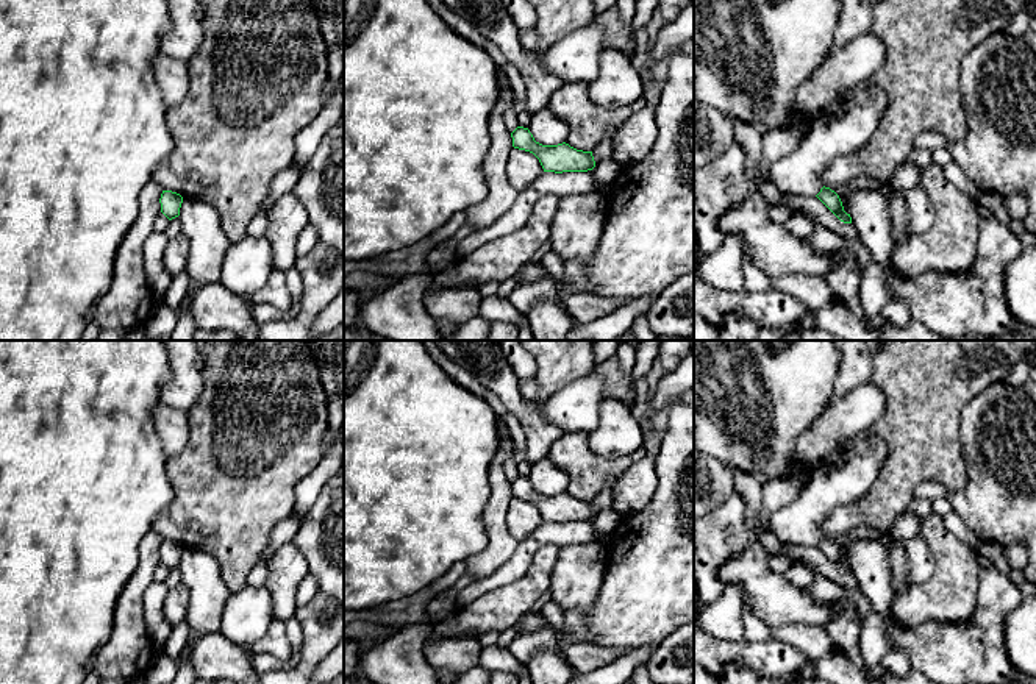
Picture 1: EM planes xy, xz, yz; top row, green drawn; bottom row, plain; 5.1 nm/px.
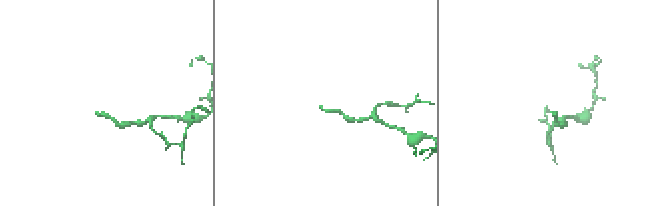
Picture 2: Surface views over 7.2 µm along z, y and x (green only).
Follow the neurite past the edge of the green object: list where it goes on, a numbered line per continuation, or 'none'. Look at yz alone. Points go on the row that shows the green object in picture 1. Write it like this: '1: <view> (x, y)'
1: yz (832, 133)

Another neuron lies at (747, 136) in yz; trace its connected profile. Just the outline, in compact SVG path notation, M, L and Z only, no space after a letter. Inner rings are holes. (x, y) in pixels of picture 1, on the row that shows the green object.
M733 122L734 142L739 144L745 151L745 178L752 186L756 187L759 197L763 197L770 206L775 206L780 200L789 194L772 187L769 183L761 183L758 176L758 166L763 153L763 134L755 125L744 122Z

